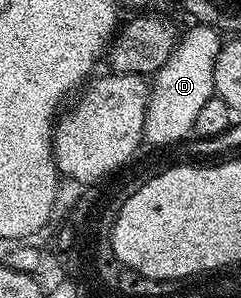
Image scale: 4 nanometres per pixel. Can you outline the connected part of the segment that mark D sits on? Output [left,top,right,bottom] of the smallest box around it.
[144,22,221,140]

